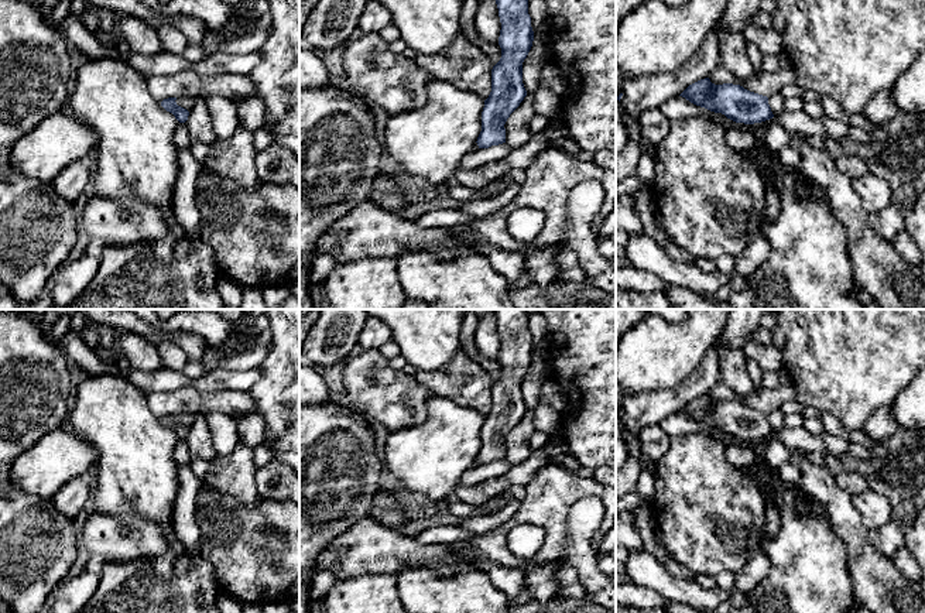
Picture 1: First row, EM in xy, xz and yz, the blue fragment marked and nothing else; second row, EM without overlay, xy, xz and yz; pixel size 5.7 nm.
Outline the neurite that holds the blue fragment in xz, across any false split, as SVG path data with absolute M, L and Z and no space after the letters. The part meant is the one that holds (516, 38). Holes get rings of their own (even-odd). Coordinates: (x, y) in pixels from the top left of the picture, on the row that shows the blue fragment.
M496 0L496 4L501 23L501 58L491 69L491 92L484 100L482 131L476 141L479 148L506 143L504 124L527 96L523 62L534 41L528 0Z

